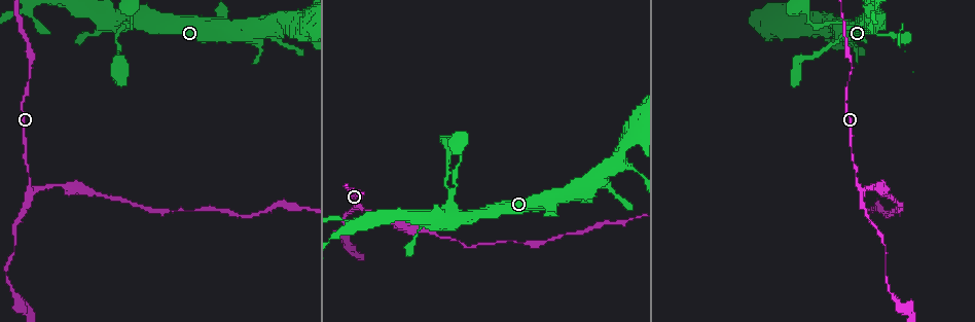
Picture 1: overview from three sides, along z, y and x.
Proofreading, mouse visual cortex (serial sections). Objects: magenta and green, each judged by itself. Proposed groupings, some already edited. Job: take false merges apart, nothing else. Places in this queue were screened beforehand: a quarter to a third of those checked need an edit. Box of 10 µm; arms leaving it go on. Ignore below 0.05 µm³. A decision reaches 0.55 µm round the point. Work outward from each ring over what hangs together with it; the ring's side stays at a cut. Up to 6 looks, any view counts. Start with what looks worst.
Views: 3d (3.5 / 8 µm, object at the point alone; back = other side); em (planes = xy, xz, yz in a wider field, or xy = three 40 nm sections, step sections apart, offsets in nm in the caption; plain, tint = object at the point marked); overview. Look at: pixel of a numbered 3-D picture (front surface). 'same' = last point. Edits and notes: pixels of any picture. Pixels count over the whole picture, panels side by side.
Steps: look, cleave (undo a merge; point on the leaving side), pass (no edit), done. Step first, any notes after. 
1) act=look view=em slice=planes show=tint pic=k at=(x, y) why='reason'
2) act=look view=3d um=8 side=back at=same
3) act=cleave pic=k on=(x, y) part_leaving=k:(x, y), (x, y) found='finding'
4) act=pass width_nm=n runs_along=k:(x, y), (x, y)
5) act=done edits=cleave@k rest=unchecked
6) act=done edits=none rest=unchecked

act=look view=3d um=3.5 pic=1 at=(362, 206) why='abrupt turn'

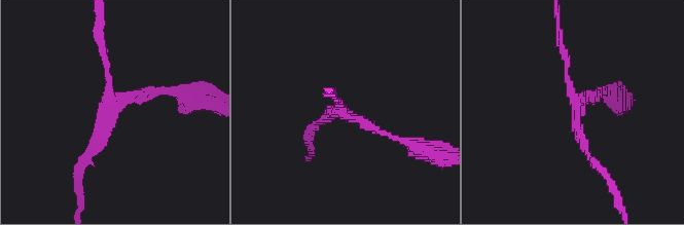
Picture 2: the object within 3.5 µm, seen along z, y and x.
act=look view=em slice=xy step=1 show=tint pic=2 at=(578, 103) arms=3 arm_widths_nm=100,100,150 why='need the tissue'

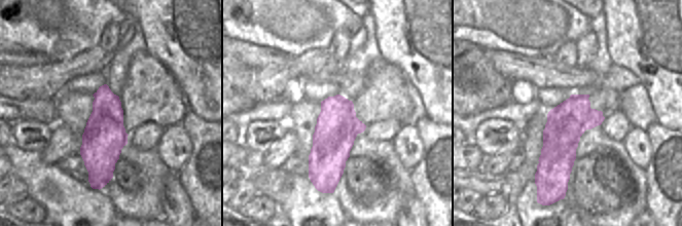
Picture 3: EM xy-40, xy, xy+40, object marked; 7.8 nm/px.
act=cleave pic=2 on=(151, 90) part_leaving=2:(120, 103), (155, 89), (209, 100) found='a second cell is stuck on'

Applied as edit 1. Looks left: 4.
act=look view=overview why='see it whole again'

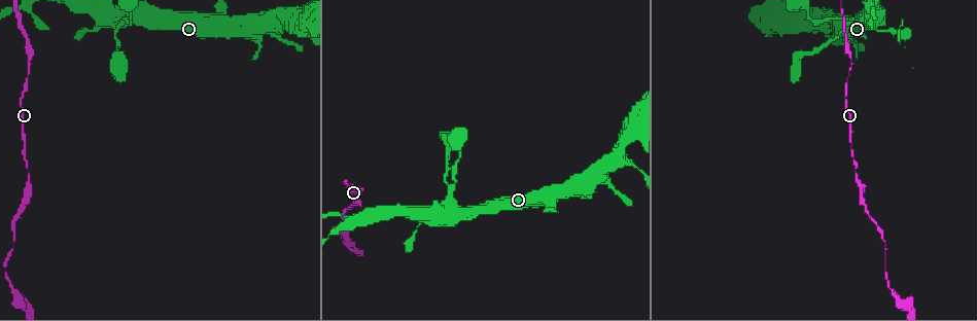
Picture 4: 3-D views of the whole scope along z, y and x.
act=look view=3d um=3.5 pic=4 at=(119, 23) why='sudden change in width'

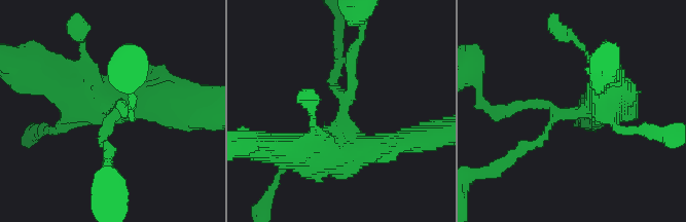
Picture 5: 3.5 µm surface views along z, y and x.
act=look view=em slice=planes show=tint pic=5 at=(559, 113) arms=3 arm_widths_nm=150,150,400 why='shape alone is not enough'

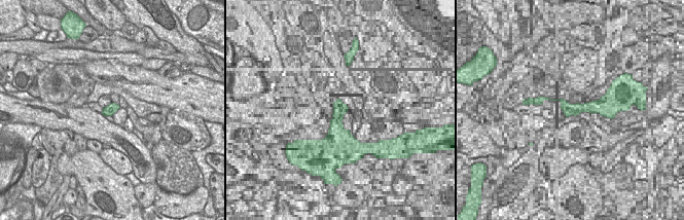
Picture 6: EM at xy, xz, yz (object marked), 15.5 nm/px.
act=pass runs_along=5:(371, 147), (346, 125), (361, 36) found='all the same cell'

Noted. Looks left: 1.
act=look view=3d um=3.5 pic=4 at=(847, 81) why='thick turns thin'

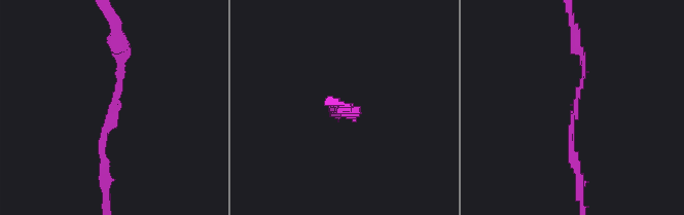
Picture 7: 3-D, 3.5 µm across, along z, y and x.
act=pass arm_widths_nm=150,150 found='one cell here'

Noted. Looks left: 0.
act=done edits=cleave@2 rest=unchecked

